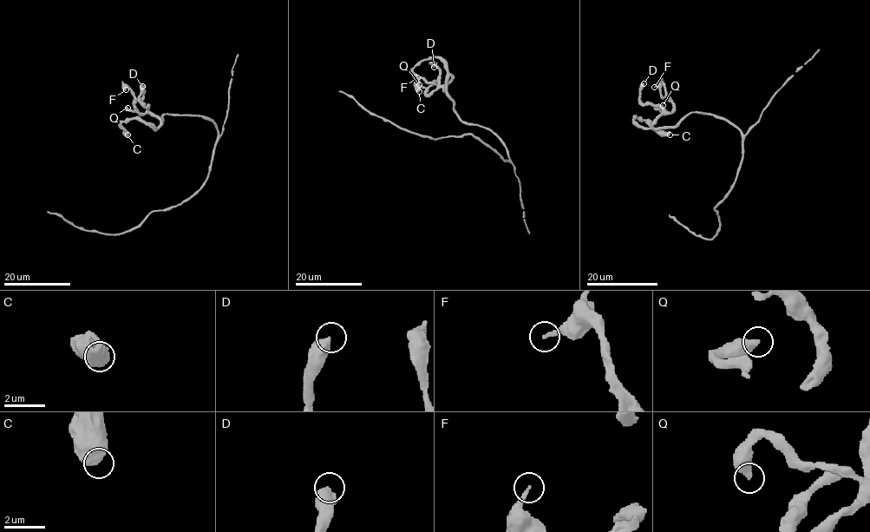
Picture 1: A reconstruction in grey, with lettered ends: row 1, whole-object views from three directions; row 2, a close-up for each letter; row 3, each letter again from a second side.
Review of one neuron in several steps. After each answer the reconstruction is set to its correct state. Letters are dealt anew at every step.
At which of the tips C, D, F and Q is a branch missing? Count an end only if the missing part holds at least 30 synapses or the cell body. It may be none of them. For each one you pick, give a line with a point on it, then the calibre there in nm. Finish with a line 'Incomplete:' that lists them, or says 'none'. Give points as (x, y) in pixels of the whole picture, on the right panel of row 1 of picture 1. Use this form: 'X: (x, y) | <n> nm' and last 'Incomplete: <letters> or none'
Incomplete: none

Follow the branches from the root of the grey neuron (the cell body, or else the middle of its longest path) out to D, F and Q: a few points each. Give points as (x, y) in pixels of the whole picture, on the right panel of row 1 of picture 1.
D: (742, 157), (741, 133), (710, 114), (690, 112), (674, 127), (654, 128), (663, 109), (640, 101), (644, 83)
F: (742, 157), (741, 133), (710, 114), (690, 112), (674, 127), (654, 128), (673, 108), (666, 88), (654, 87)
Q: (742, 157), (741, 133), (710, 114), (690, 112), (674, 127), (654, 128), (663, 112), (655, 108), (663, 105)

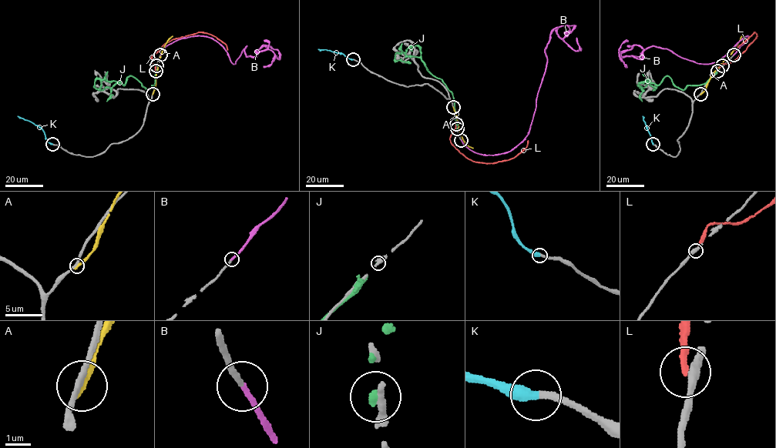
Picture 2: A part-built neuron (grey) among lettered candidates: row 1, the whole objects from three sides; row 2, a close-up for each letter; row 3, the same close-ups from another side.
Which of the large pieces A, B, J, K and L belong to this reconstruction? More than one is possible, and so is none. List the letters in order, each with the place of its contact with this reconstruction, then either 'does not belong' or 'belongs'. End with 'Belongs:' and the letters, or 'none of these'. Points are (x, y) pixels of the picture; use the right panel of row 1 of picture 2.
A: meets grey at (700, 94); does not belong
B: meets grey at (734, 55); belongs
J: meets grey at (722, 65); does not belong
K: meets grey at (653, 144); belongs
L: meets grey at (717, 71); does not belong
Belongs: B, K

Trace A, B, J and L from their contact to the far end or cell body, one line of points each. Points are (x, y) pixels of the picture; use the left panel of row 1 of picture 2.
A: (152, 94), (158, 61), (164, 45), (173, 36)
B: (160, 55), (173, 41), (200, 35), (216, 40), (233, 63), (246, 46), (246, 56), (263, 45), (276, 55)
J: (156, 66), (154, 83), (149, 89), (131, 75), (123, 85), (102, 79), (95, 81), (98, 89), (110, 88)
L: (156, 71), (155, 64), (150, 63), (149, 59), (173, 39), (198, 32), (206, 32), (222, 41), (227, 50)

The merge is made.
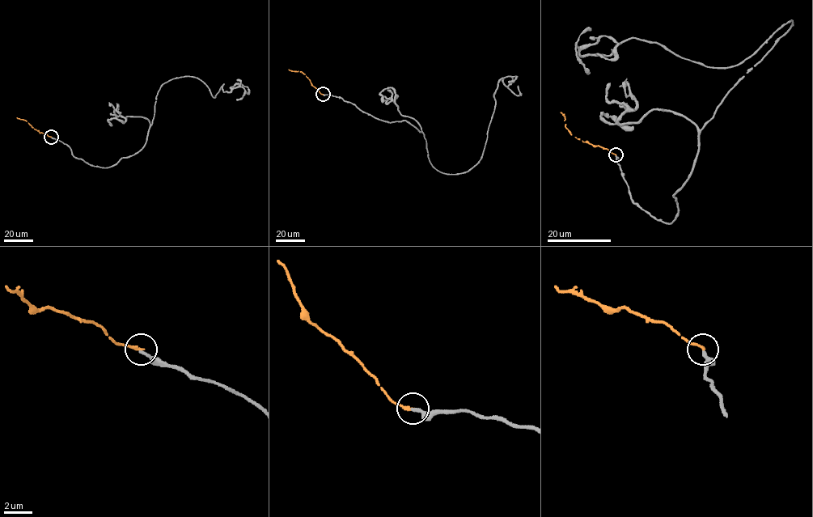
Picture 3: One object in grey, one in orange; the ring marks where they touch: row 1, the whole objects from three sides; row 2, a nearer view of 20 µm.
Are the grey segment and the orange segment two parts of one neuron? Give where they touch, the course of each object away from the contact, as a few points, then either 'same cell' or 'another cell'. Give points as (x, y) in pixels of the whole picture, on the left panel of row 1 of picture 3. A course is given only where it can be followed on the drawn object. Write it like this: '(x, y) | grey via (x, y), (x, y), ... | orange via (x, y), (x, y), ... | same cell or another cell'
(51, 137) | grey via (51, 137), (108, 167), (142, 148), (168, 81), (198, 78), (213, 97), (223, 84), (246, 91) | orange via (51, 137), (16, 117) | another cell

